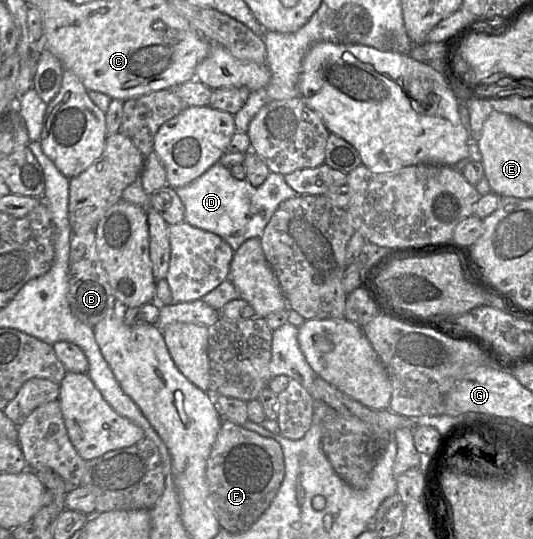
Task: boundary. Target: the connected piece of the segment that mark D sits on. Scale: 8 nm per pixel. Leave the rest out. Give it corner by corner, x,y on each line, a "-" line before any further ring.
219,161
188,185
175,190
185,207
184,220
194,227
217,234
234,251
245,241
260,238
279,204
299,195
287,184
283,174
270,172
264,183
255,187
247,179
234,178
231,170

